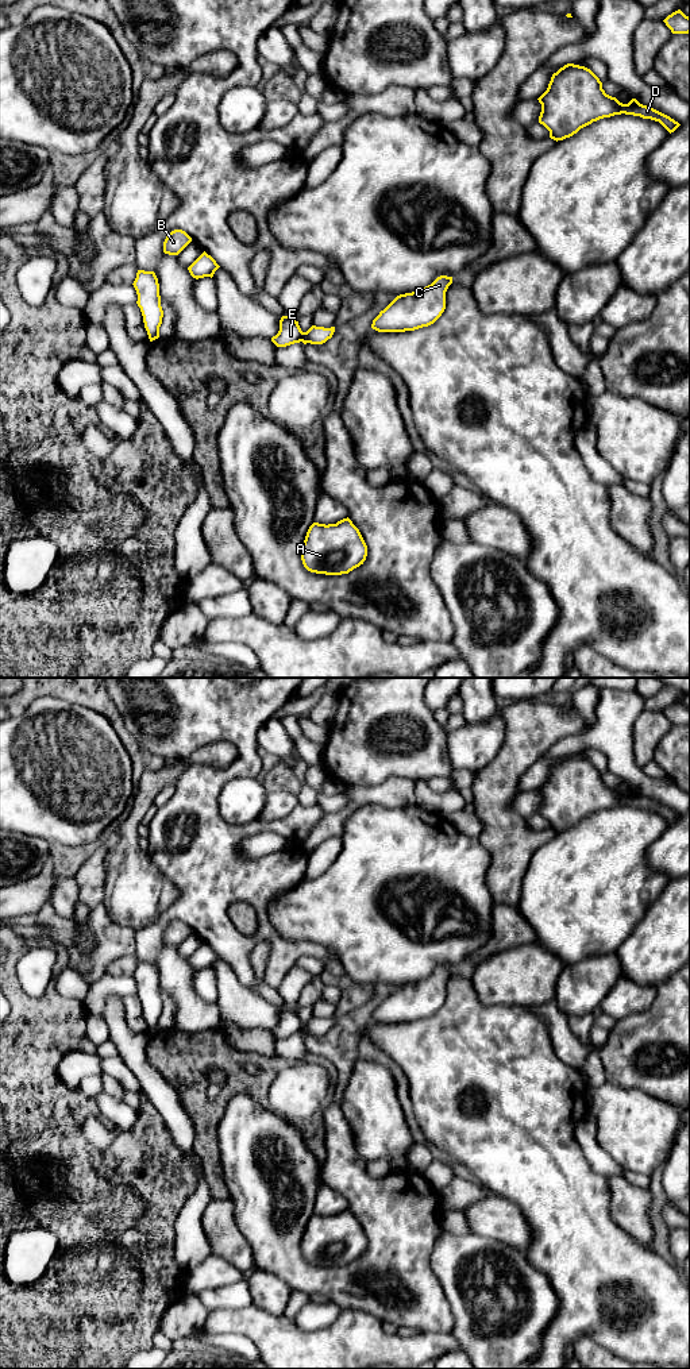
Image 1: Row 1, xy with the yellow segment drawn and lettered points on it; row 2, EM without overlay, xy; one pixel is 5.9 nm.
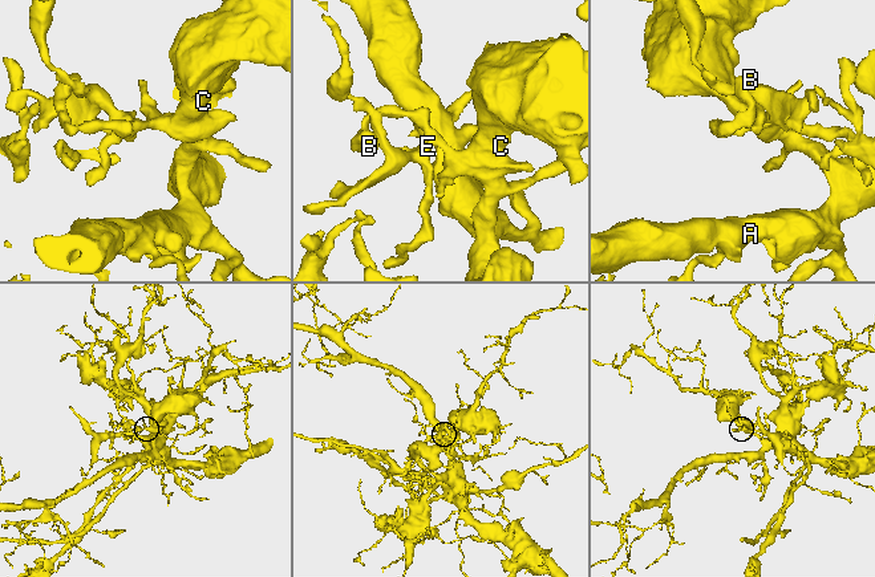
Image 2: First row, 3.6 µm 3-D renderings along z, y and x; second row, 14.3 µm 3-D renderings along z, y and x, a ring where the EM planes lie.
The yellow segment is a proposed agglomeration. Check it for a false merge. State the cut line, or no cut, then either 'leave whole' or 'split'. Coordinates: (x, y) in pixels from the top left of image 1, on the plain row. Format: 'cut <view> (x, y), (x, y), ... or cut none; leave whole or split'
cut none; leave whole

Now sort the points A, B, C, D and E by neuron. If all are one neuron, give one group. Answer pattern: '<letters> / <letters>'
A B C D E

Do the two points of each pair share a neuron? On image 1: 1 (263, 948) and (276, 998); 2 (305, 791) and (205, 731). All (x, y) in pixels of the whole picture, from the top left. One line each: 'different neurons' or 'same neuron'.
1: same neuron
2: different neurons

